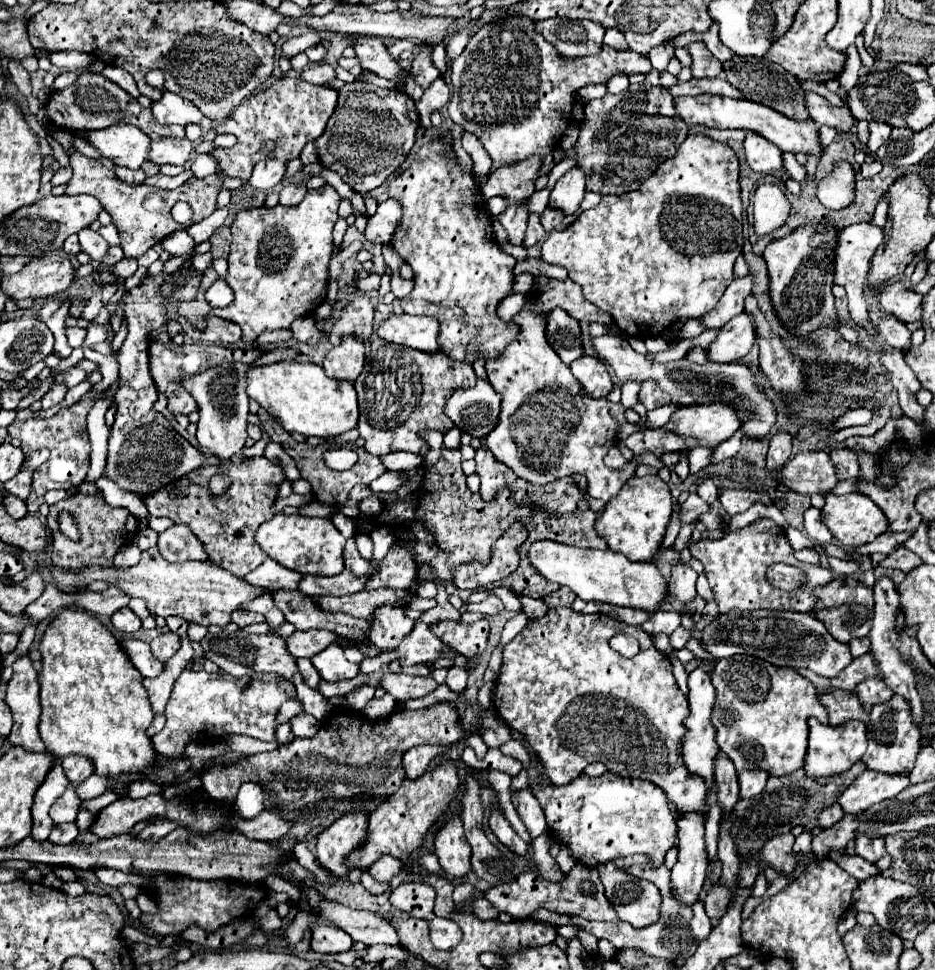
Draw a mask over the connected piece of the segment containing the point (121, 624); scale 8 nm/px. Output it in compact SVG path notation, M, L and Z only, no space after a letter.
M120 608L112 614L112 624L120 632L136 632L142 626L142 620L130 608Z

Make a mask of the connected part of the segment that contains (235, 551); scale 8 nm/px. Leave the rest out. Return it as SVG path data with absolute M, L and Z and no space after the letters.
M264 456L246 458L240 466L226 466L226 474L230 474L232 486L226 492L226 498L220 498L218 502L210 502L210 498L206 498L204 488L210 474L214 474L214 468L202 466L170 482L164 488L146 494L142 500L152 516L166 516L174 524L188 526L194 536L206 546L214 564L230 570L238 578L244 578L244 574L258 568L268 558L268 554L258 546L254 534L262 522L274 516L270 508L276 500L278 486L284 482L282 468L274 466L274 462L266 460Z

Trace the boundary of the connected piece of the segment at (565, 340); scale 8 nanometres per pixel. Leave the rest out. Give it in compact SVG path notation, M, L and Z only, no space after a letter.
M554 310L552 314L548 314L546 336L550 346L562 358L564 364L572 364L574 360L584 356L580 322L574 320L564 310Z

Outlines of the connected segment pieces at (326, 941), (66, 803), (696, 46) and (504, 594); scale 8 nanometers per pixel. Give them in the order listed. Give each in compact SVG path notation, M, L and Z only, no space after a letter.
M316 924L312 928L310 948L314 952L332 952L332 954L346 952L352 948L352 944L354 944L352 938L344 930L336 928L332 924Z
M70 786L50 808L50 818L54 824L64 824L64 822L74 822L76 814L80 812L82 800L78 798L76 790Z
M692 42L688 46L688 52L692 56L692 74L694 74L694 78L718 76L722 72L720 60L716 60L712 56L712 52L704 46L704 42Z
M494 588L494 594L504 602L504 606L506 606L506 610L514 610L514 612L522 612L522 604L520 604L520 600L510 592L510 590L506 590L506 588Z

